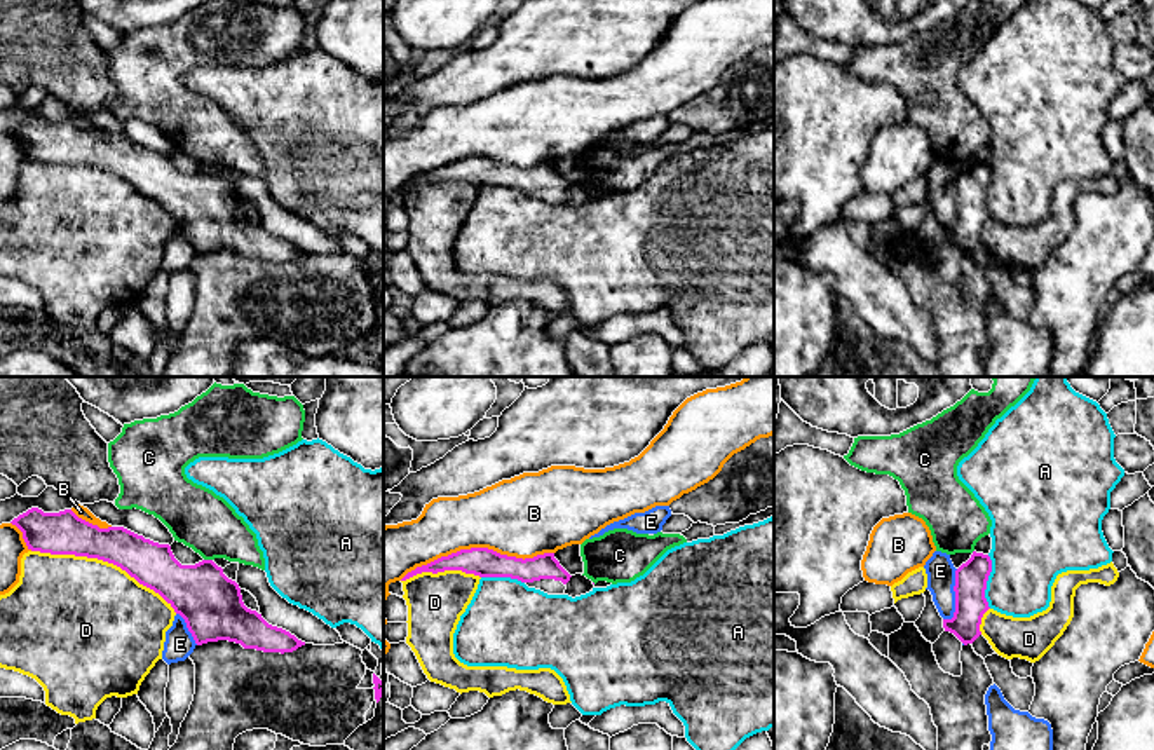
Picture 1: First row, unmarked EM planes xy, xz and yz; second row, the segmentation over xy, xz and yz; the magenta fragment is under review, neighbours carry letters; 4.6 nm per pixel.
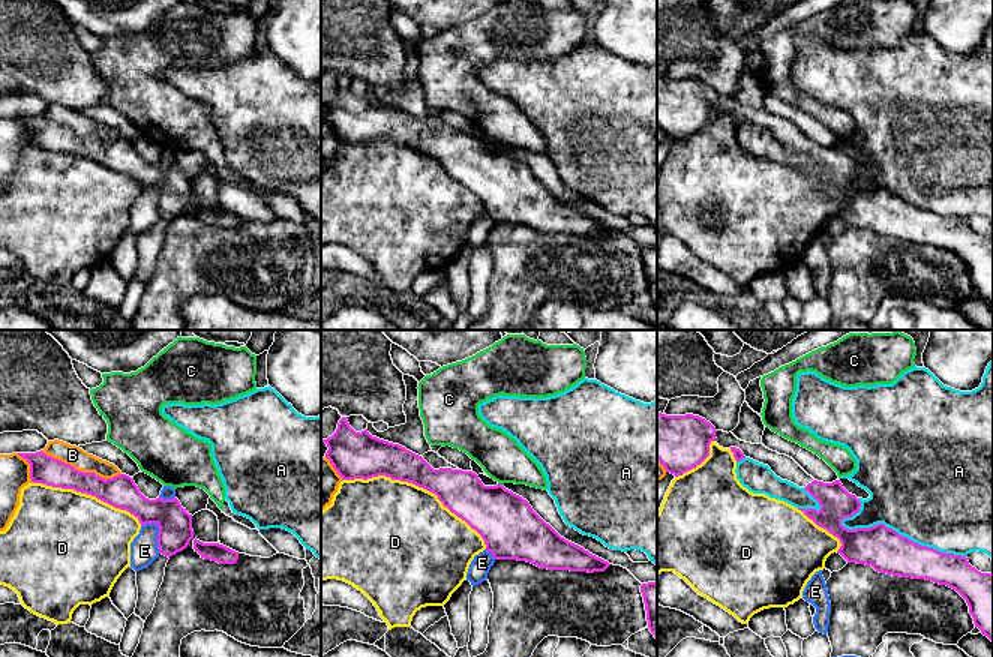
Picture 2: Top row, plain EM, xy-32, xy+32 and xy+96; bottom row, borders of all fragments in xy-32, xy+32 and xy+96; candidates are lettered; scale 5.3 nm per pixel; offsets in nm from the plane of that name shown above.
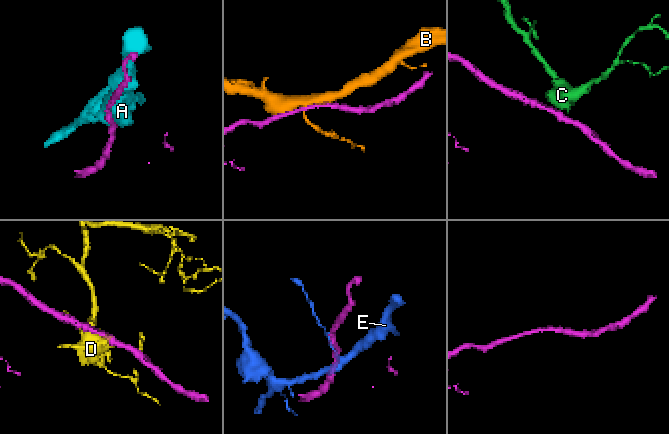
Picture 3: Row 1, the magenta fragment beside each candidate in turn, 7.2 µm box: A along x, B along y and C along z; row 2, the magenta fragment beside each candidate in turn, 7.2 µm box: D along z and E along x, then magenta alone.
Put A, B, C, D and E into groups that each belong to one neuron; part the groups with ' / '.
A / B / C / D / E

